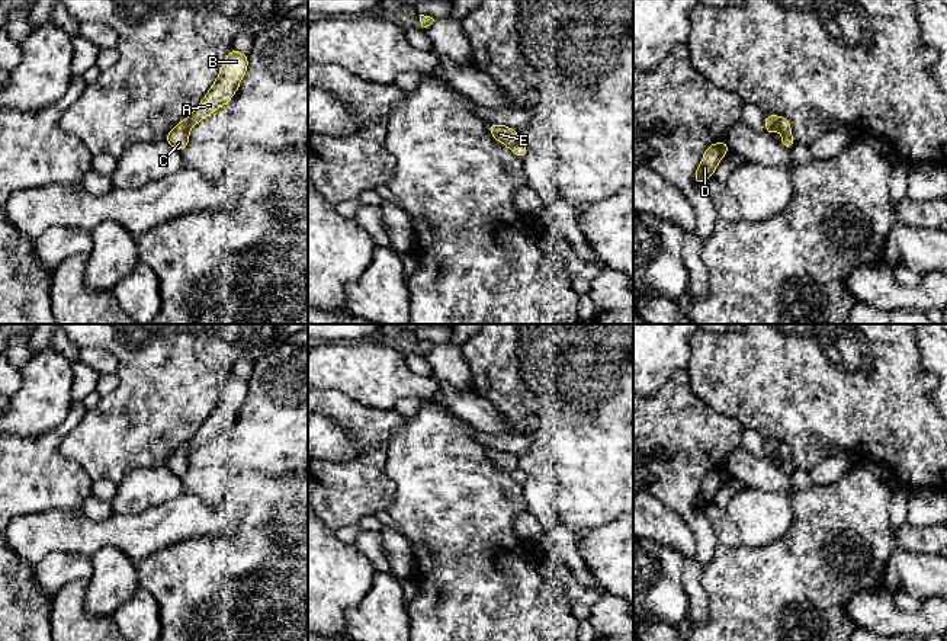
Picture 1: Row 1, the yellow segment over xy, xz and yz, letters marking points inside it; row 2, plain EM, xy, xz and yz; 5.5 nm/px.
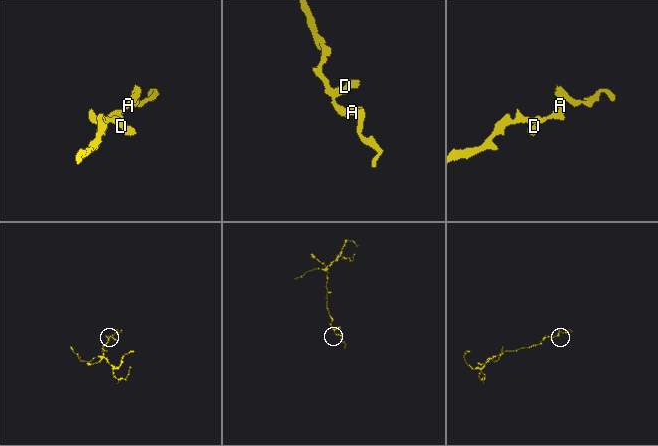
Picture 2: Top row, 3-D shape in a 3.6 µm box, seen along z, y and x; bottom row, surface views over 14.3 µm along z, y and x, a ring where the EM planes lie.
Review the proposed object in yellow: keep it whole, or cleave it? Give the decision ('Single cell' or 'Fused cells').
Fused cells

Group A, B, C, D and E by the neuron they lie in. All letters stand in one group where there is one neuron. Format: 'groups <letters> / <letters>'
groups A B / C D E

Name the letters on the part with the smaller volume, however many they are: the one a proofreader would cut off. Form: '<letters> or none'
A, B

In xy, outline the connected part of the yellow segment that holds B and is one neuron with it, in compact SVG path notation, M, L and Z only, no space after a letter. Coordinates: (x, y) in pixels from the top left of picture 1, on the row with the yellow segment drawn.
M232 48L227 55L215 83L187 118L189 129L231 100L238 90L247 67L248 57Z

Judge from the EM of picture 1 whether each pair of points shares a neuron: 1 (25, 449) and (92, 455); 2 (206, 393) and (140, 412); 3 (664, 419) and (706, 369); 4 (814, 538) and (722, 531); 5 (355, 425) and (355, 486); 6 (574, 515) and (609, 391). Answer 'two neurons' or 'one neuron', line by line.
1: two neurons
2: one neuron
3: two neurons
4: two neurons
5: one neuron
6: one neuron

